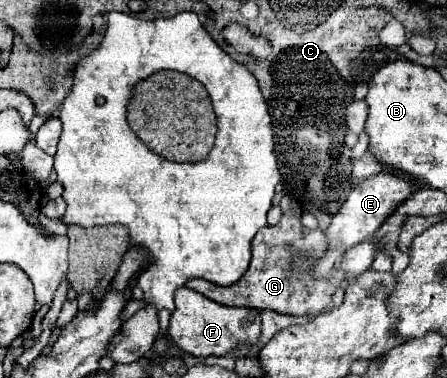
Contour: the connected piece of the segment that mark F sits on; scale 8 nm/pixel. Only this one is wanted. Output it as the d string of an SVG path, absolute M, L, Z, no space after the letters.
M180 287L174 293L174 301L176 301L176 309L172 311L166 333L162 333L152 345L152 351L150 351L152 361L156 361L158 357L164 357L168 353L170 343L194 357L204 359L204 357L222 356L232 351L236 341L254 345L260 337L260 313L254 309L226 307L188 287Z

